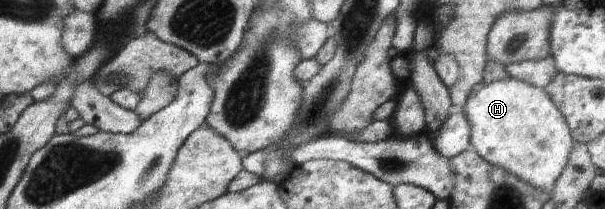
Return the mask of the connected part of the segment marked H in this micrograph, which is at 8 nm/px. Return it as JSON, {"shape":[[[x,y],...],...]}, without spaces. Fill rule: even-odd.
{"shape":[[[511,76],[492,84],[482,81],[472,88],[462,111],[470,123],[471,145],[484,160],[503,168],[542,192],[551,193],[554,190],[555,182],[568,162],[575,140],[564,115],[554,106],[545,88],[531,86]]]}

